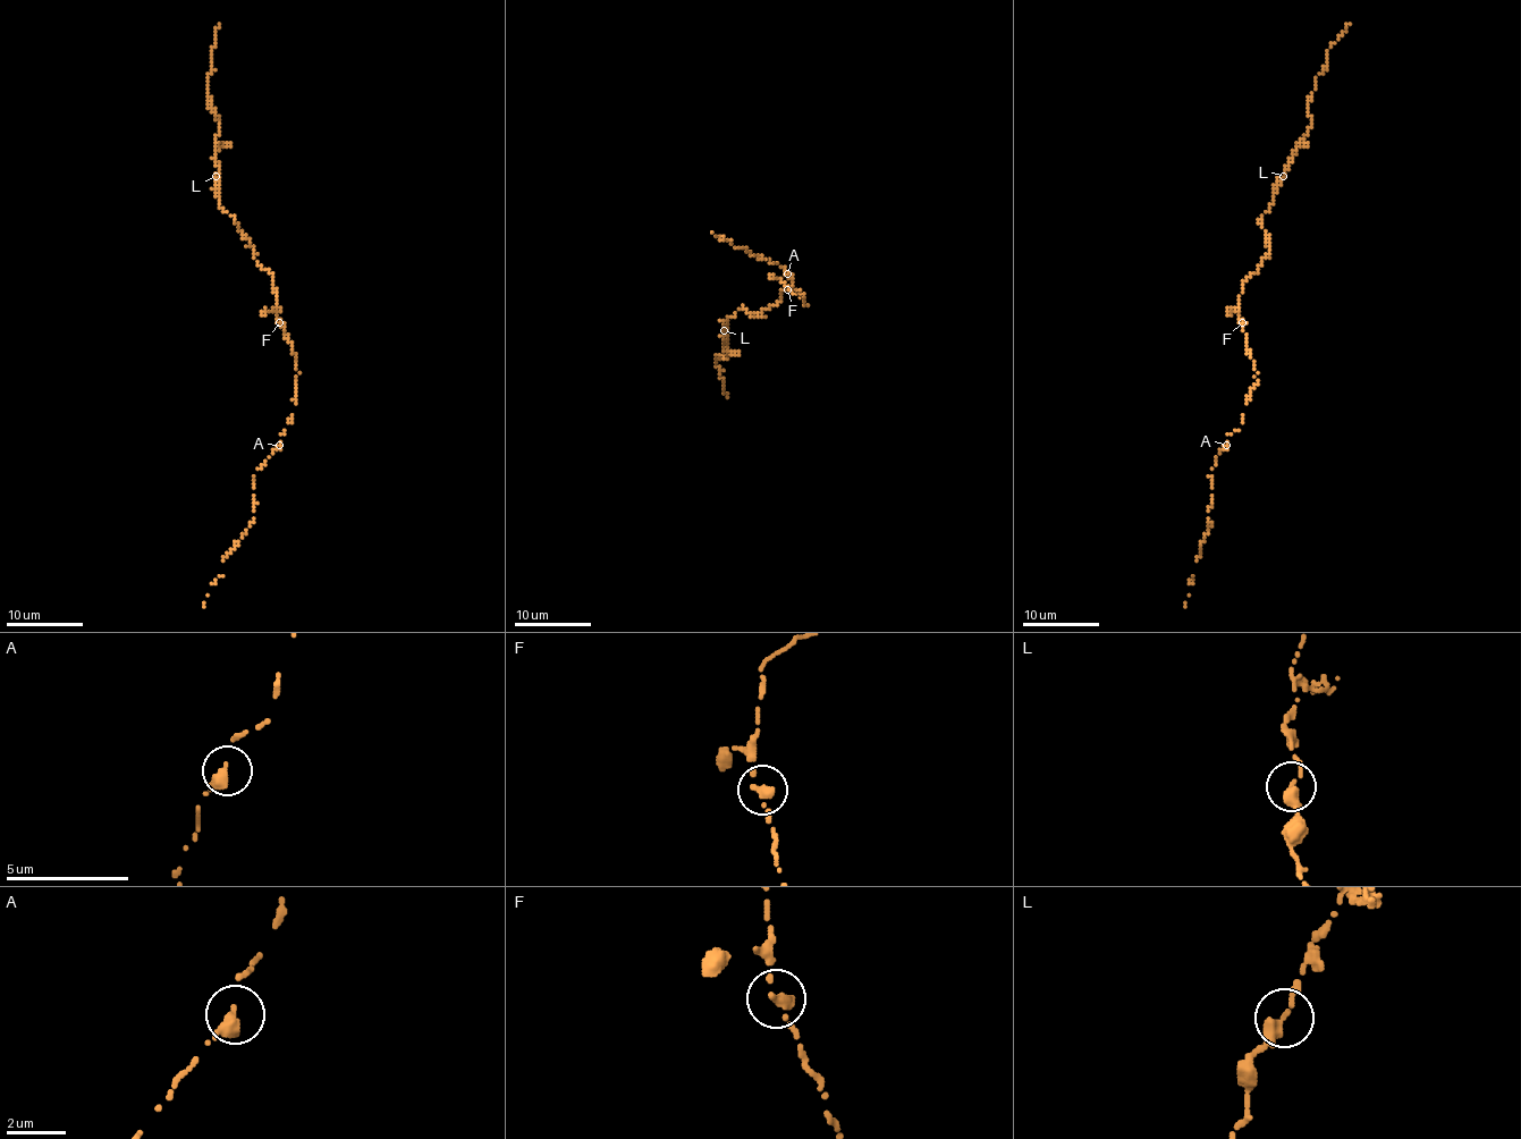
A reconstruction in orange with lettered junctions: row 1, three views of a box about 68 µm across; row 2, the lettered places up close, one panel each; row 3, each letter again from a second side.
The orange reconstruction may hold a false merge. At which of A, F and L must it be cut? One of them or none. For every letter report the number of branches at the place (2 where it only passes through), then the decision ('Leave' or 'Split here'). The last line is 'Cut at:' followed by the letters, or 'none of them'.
A: Branches: 1. Leave
F: Branches: 2. Leave
L: Branches: 2. Leave
Cut at: none of them

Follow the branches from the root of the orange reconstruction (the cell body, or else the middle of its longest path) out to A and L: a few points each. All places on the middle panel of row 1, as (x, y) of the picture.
A: (786, 285), (793, 293), (800, 293), (807, 304), (787, 273)
L: (786, 285), (780, 289), (780, 301), (762, 310), (762, 318), (744, 306), (725, 321), (725, 331)

